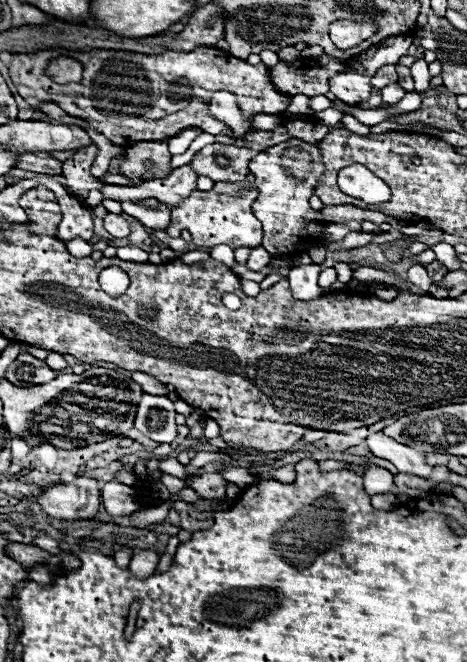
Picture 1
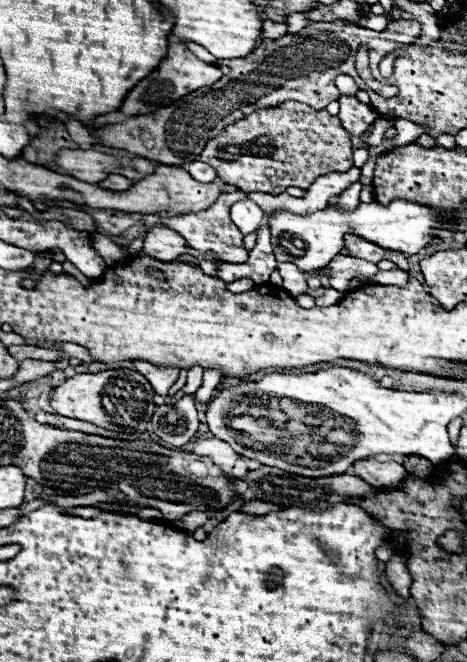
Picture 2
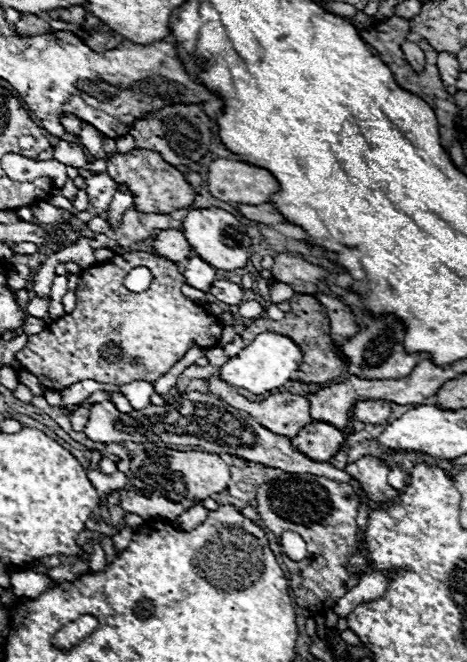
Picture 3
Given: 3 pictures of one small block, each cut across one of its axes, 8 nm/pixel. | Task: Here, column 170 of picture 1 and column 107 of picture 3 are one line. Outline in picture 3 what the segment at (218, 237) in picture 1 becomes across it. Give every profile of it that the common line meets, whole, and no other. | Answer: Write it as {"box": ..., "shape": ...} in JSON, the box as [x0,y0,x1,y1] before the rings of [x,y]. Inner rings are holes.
{"box":[86,206,182,248],"shape":[[[130,206],[124,214],[122,214],[122,226],[112,228],[108,222],[108,212],[102,212],[102,216],[94,216],[94,220],[86,222],[86,226],[92,232],[100,232],[106,234],[108,238],[116,240],[118,246],[126,248],[130,244],[136,244],[140,240],[148,240],[154,236],[154,230],[170,230],[182,228],[180,220],[174,220],[168,214],[144,214],[140,210],[136,210],[134,206]]]}

